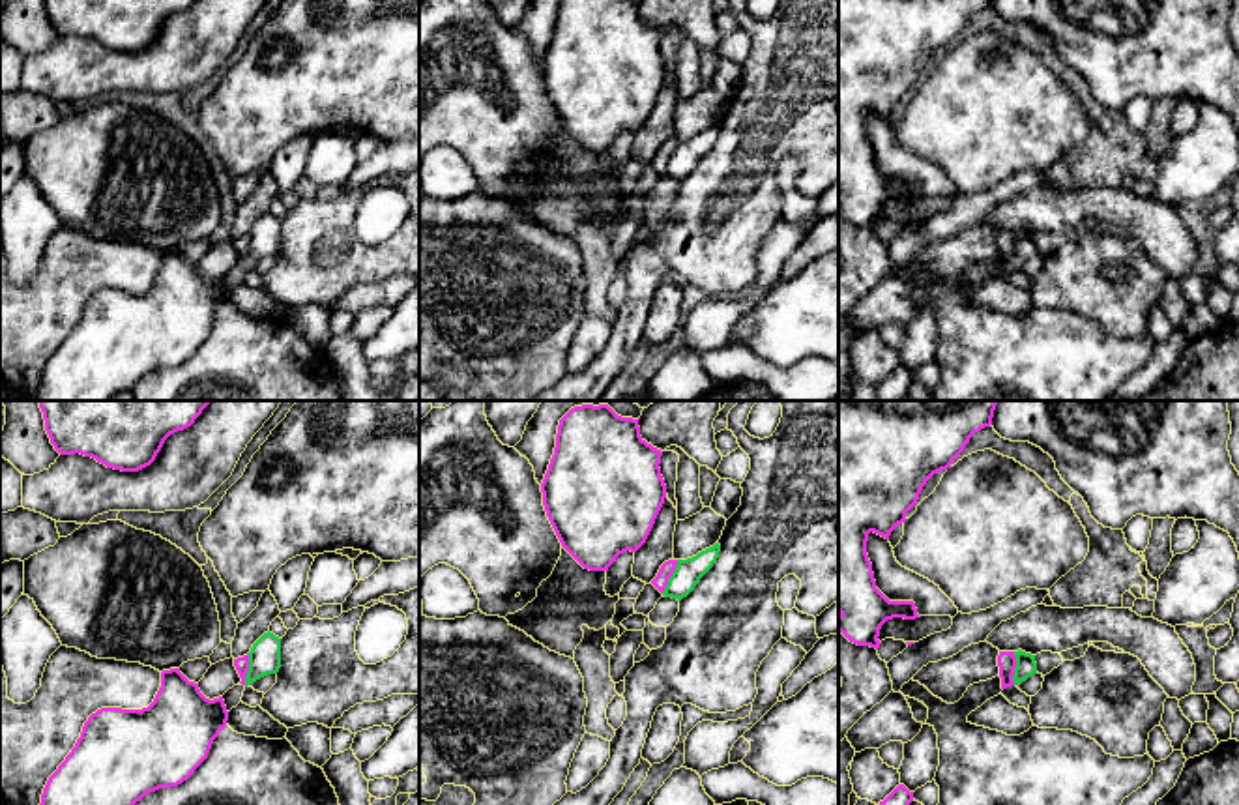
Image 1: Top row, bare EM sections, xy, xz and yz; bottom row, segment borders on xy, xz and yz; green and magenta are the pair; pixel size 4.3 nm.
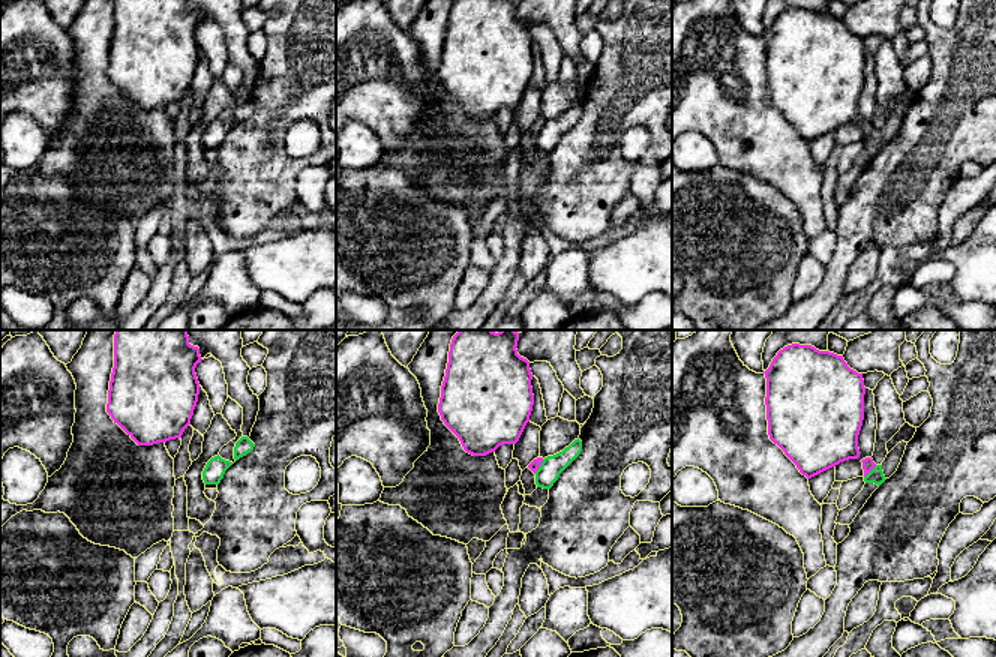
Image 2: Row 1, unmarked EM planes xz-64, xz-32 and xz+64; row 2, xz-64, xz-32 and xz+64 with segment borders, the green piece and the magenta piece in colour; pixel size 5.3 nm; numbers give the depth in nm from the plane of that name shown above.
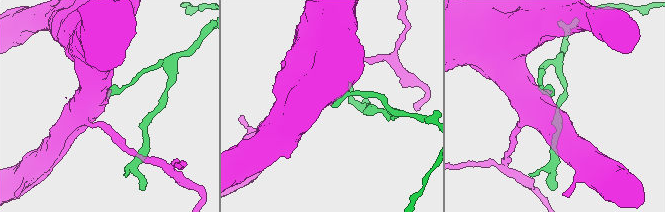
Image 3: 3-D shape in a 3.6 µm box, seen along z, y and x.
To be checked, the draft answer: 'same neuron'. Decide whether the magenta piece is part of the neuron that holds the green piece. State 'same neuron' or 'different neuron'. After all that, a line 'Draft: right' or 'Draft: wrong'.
different neuron
Draft: wrong

